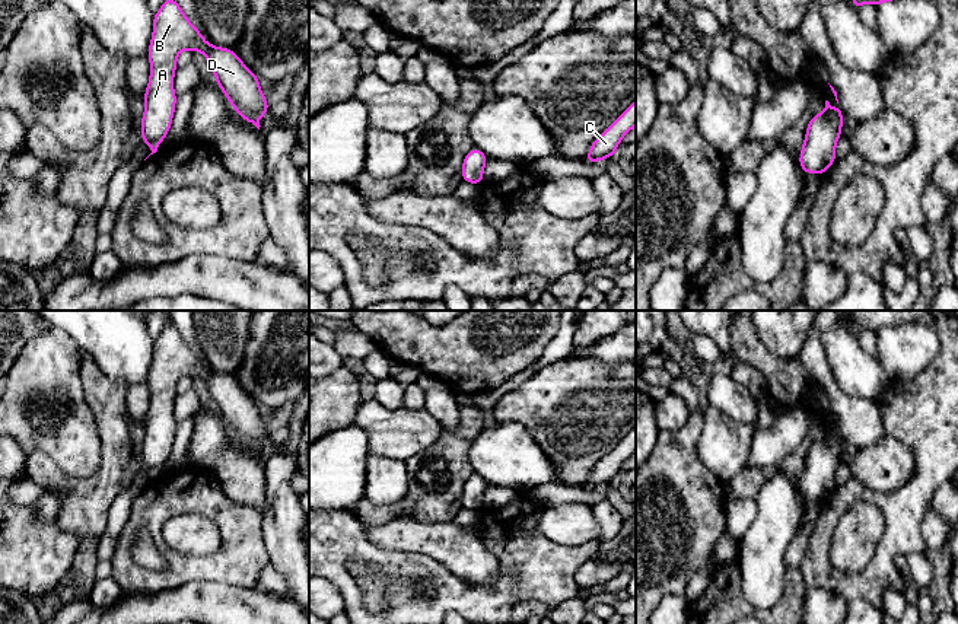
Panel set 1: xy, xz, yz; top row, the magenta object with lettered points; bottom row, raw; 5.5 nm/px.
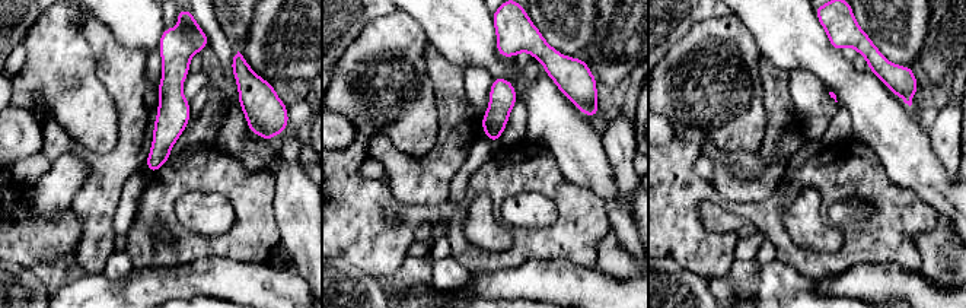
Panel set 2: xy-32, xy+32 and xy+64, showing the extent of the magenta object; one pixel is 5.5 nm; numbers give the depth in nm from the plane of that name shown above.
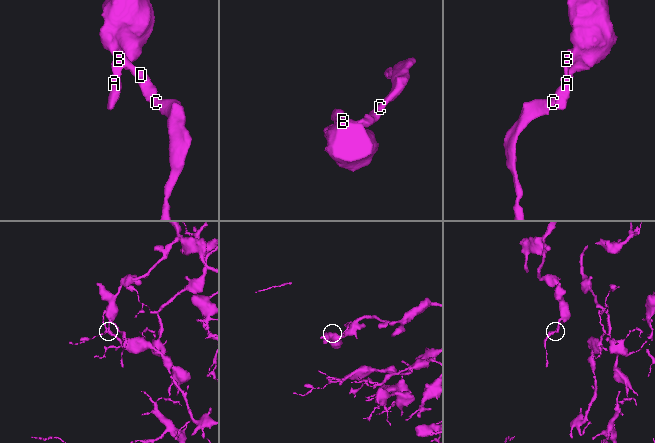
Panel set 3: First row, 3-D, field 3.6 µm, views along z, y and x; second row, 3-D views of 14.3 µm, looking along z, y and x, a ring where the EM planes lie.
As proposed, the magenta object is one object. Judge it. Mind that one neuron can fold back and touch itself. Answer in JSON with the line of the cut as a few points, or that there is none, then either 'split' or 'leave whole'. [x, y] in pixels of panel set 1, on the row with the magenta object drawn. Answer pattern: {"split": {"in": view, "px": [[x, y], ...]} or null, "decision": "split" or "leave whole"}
{"split": null, "decision": "leave whole"}

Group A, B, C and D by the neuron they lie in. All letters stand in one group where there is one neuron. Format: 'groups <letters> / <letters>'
groups A B C D

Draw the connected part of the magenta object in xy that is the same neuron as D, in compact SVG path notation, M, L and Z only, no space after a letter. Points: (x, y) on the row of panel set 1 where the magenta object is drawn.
M165 0L153 15L147 55L150 79L144 92L141 140L150 147L150 155L157 152L171 130L178 98L174 92L174 74L176 57L182 50L200 51L207 57L217 85L232 108L260 130L260 118L268 114L270 106L260 87L260 79L233 50L210 45L175 0Z

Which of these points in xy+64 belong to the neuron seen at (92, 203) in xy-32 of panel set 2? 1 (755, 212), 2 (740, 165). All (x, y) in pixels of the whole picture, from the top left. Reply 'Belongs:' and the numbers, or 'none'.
Belongs: none

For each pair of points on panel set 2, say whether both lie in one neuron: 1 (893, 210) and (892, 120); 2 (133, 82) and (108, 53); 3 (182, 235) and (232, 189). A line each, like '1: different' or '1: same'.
1: different
2: same
3: same

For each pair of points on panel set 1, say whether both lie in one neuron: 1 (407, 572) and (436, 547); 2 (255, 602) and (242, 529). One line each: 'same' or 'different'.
1: different
2: different

